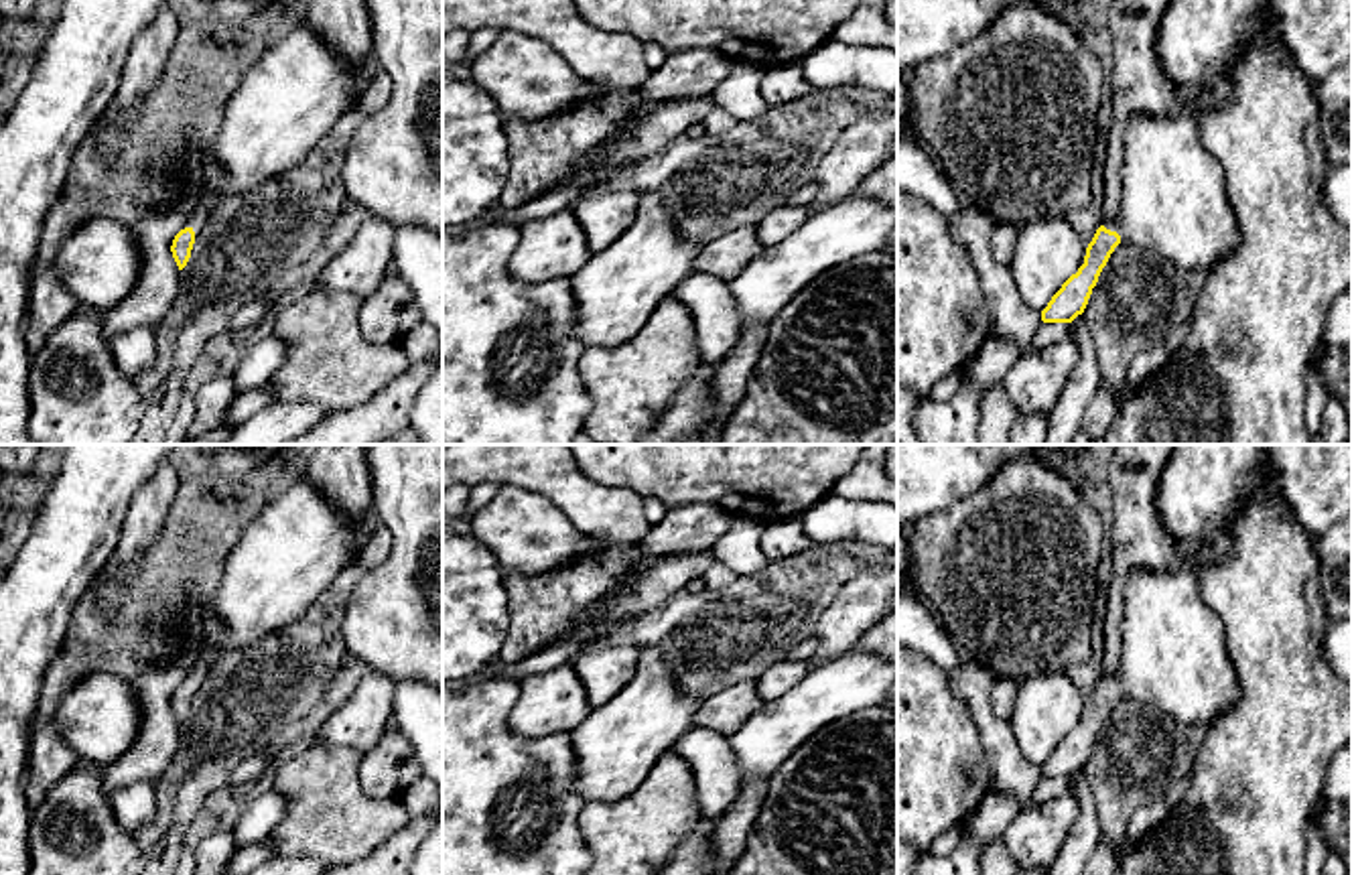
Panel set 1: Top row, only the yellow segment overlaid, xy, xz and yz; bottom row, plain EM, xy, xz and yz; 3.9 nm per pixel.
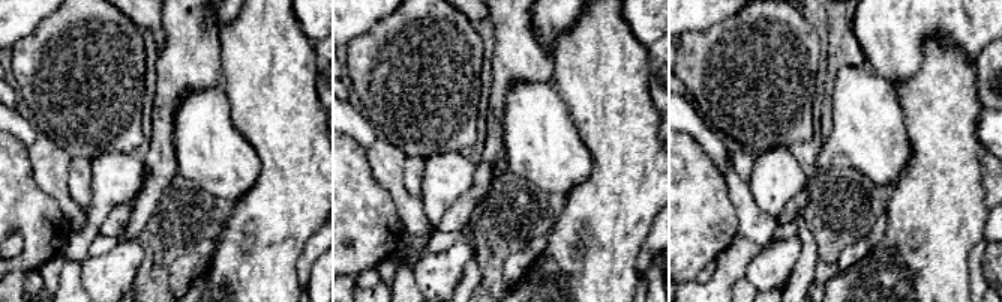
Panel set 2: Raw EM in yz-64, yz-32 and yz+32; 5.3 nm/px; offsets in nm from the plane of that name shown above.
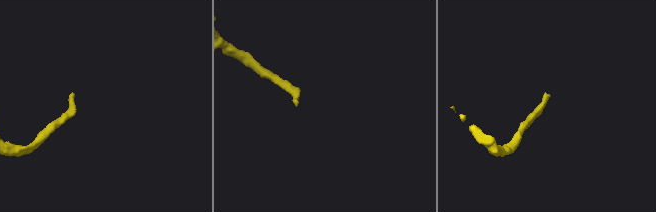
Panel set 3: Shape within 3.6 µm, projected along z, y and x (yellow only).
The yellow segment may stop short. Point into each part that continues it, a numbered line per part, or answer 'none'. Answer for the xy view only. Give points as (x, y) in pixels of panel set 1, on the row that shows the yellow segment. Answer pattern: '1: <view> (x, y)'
1: xy (299, 88)

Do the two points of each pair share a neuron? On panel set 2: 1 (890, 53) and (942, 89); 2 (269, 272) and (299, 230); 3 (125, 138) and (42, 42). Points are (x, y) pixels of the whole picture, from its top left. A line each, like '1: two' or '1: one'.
1: two
2: one
3: one

